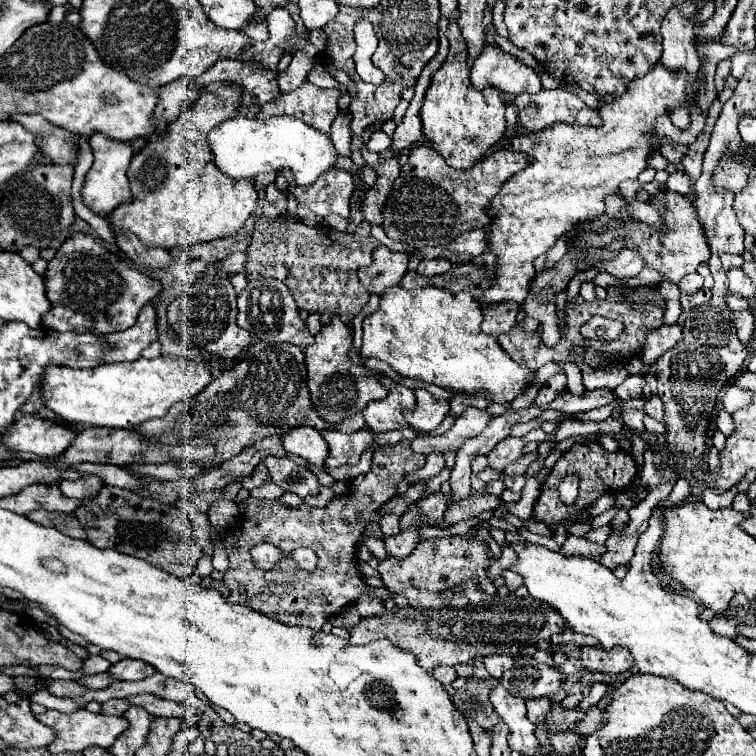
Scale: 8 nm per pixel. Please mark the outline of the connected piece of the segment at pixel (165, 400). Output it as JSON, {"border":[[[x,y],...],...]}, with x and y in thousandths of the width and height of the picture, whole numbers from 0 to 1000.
{"border":[[[212,470],[206,475],[190,475],[175,480],[148,480],[148,483],[130,483],[124,488],[93,488],[93,485],[74,485],[66,483],[58,491],[56,512],[56,528],[58,538],[63,538],[71,549],[79,549],[85,557],[98,560],[114,560],[122,565],[161,565],[161,567],[177,567],[185,560],[206,552],[217,552],[222,541],[243,528],[259,525],[272,509],[278,507],[278,488],[270,483],[243,483],[238,472]]]}

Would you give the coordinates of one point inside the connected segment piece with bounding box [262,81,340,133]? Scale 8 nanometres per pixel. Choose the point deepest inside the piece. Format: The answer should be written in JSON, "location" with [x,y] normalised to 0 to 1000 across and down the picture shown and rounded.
{"location":[422,142]}

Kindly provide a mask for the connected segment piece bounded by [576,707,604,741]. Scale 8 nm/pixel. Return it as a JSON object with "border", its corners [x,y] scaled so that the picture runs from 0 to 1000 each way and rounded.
{"border":[[[794,935],[778,938],[772,954],[767,954],[767,956],[762,959],[762,964],[770,970],[770,980],[772,980],[772,975],[778,975],[778,972],[786,970],[788,964],[794,964],[796,956],[799,956],[799,951],[796,951],[796,938],[794,938]]]}

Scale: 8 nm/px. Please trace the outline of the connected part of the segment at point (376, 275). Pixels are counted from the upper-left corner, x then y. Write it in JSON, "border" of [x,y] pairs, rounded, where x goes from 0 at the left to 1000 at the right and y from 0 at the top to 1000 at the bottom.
{"border":[[[505,324],[495,332],[492,343],[495,343],[492,351],[474,356],[474,369],[487,382],[487,388],[503,390],[503,388],[508,388],[511,380],[529,374],[529,369],[537,361],[537,353],[540,353],[540,337],[537,335],[516,335]]]}

